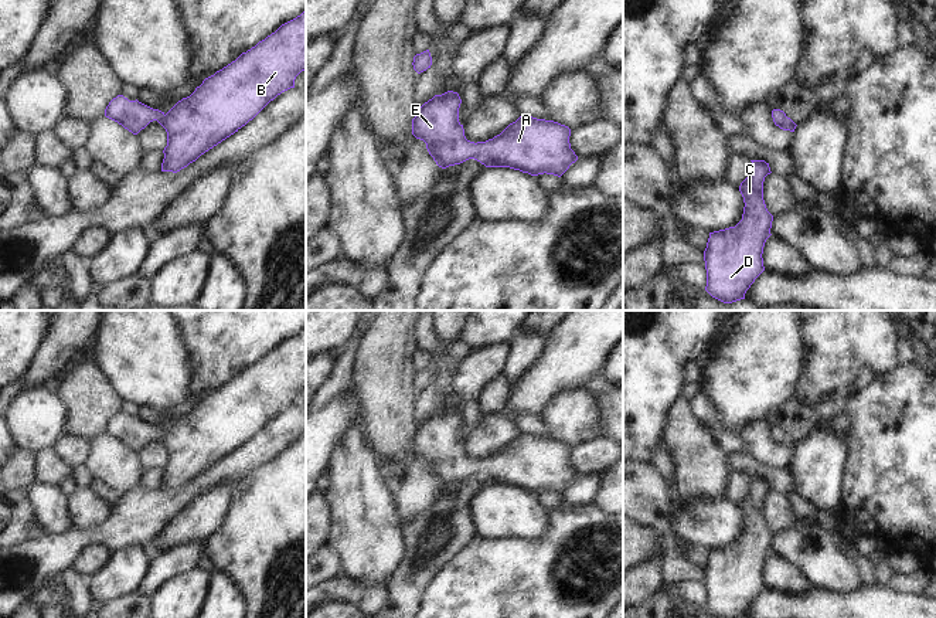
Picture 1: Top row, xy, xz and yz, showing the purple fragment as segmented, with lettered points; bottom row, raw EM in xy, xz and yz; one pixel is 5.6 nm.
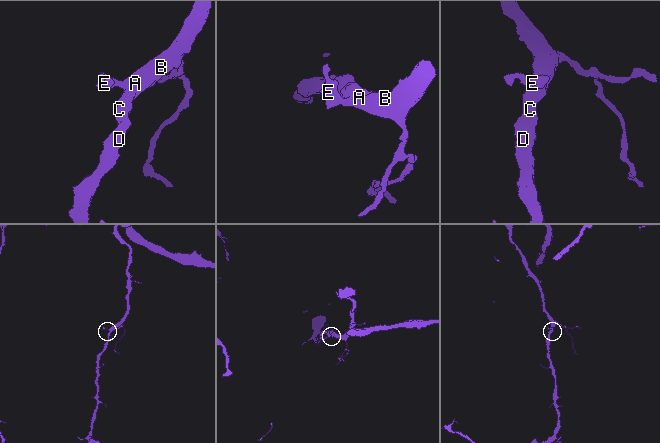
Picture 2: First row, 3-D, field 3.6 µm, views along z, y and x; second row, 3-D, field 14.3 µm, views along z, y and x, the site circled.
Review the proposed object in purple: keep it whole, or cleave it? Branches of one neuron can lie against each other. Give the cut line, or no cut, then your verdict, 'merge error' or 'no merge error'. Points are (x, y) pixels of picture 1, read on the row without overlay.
cut none; no merge error

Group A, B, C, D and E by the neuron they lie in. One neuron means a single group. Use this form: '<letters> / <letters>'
A B C D E

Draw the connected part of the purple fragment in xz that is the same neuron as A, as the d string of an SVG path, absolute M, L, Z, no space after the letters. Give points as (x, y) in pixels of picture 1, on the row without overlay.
M447 408L425 420L412 437L412 452L426 461L429 472L442 486L474 476L486 485L510 485L531 493L547 490L561 495L578 478L571 466L571 446L568 444L532 434L520 434L493 456L470 459L459 439L460 421L459 411Z

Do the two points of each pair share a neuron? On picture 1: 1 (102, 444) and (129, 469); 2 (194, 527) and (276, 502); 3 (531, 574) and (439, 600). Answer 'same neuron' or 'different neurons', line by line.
1: same neuron
2: different neurons
3: same neuron

